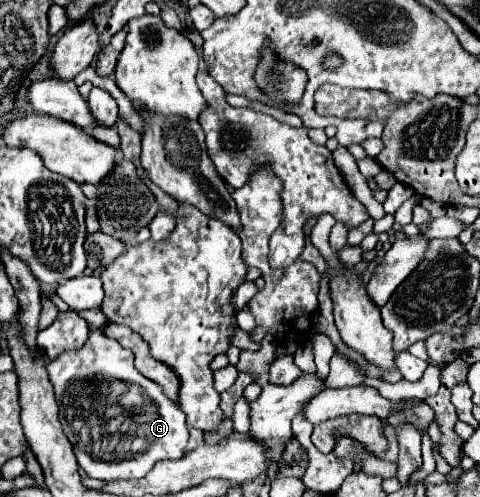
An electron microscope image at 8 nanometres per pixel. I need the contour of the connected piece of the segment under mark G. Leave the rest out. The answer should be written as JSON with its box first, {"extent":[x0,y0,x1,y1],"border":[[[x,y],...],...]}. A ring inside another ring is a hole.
{"extent":[45,327,189,481],"border":[[[101,327],[91,329],[87,343],[81,349],[73,349],[73,351],[65,351],[61,355],[57,355],[55,359],[47,361],[45,365],[49,379],[55,387],[55,399],[59,405],[59,421],[63,425],[63,431],[67,435],[67,439],[73,445],[73,451],[77,455],[79,465],[85,469],[85,473],[89,477],[97,477],[97,479],[105,479],[105,481],[121,481],[121,479],[141,479],[145,477],[145,473],[149,473],[149,469],[163,459],[181,459],[185,455],[187,443],[189,443],[189,429],[185,423],[185,413],[179,409],[177,403],[169,401],[161,387],[149,379],[145,379],[133,365],[133,353],[125,347],[119,345],[117,339],[107,337]],[[113,381],[123,381],[123,383],[133,383],[139,385],[141,389],[145,389],[145,395],[139,395],[139,407],[145,411],[135,411],[135,421],[137,425],[119,425],[121,421],[125,421],[123,415],[105,415],[105,405],[111,405],[111,397],[115,397],[115,393],[111,393],[113,389]]]}

